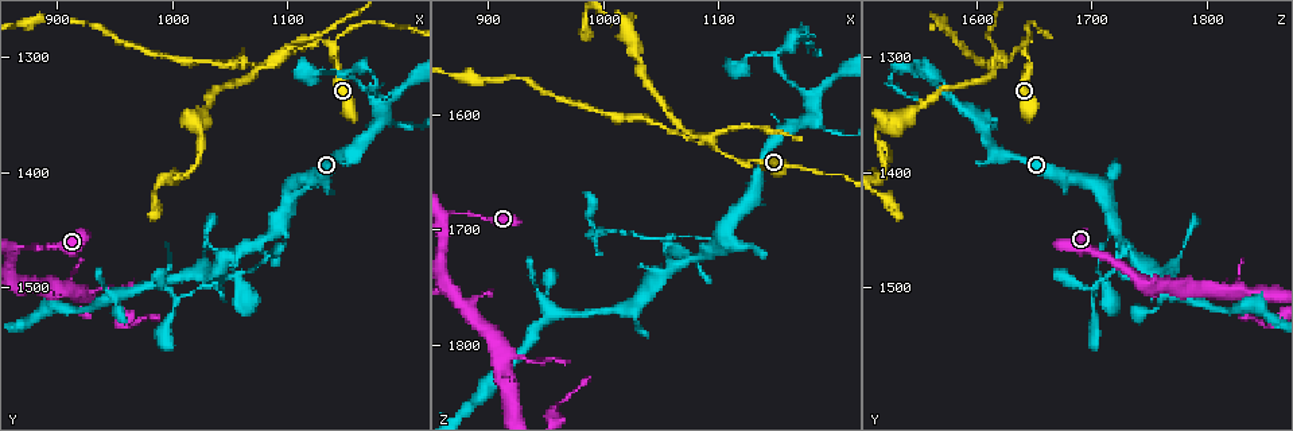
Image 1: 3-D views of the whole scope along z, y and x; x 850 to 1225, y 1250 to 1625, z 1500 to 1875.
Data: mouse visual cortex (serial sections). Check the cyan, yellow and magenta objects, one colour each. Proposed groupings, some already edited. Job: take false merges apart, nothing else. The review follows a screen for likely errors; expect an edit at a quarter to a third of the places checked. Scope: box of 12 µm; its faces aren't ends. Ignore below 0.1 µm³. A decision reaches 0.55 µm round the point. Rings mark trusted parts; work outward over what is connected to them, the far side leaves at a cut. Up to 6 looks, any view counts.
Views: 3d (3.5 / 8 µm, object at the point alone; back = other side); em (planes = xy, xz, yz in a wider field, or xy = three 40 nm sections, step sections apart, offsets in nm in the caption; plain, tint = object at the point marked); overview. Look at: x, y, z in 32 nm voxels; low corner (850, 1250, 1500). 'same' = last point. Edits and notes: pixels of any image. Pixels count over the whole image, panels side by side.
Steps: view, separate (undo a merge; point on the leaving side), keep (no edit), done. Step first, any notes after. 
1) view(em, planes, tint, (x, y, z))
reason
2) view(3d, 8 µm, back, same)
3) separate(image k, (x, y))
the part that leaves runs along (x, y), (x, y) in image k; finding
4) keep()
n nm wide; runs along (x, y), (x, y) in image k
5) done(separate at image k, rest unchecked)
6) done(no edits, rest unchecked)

view(3d, 3.5 µm, (1056, 1492, 1714))

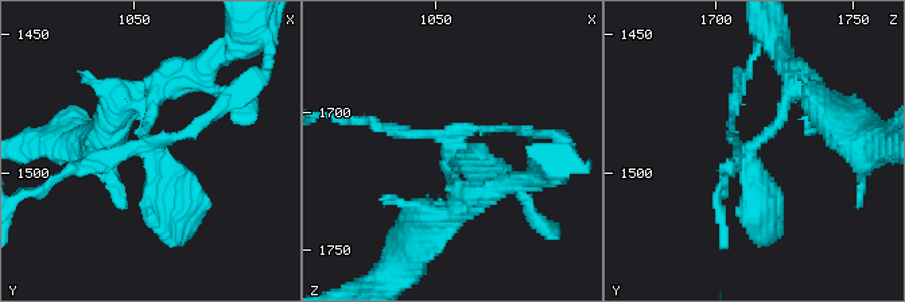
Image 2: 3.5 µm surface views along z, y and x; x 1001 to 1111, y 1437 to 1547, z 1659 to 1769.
view(em, xy, step 3, tint, (1056, 1490, 1711))

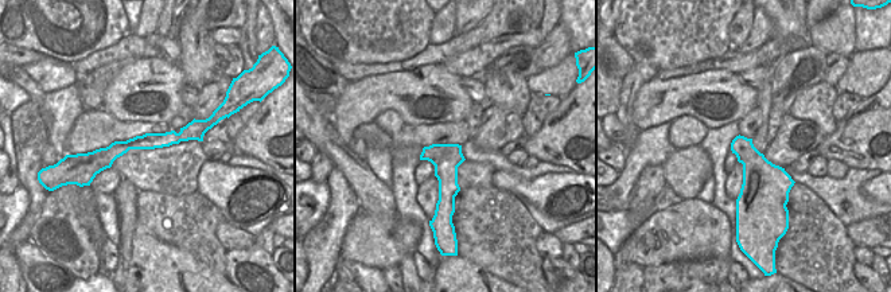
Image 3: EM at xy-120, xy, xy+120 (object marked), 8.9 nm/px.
keep()
runs along (167, 85), (147, 147), (69, 171) in image 2; all the same cell

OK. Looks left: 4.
view(3d, 3.5 µm, (1144, 1316, 1548))
thin neck

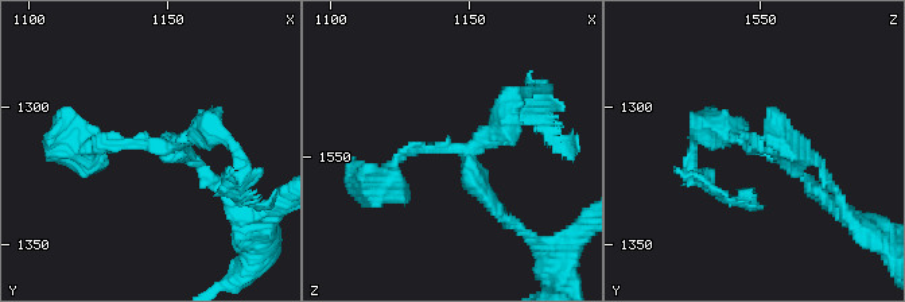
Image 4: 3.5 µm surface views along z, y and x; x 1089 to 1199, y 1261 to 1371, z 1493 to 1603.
view(em, xy, step 3, tint, (1143, 1314, 1548))

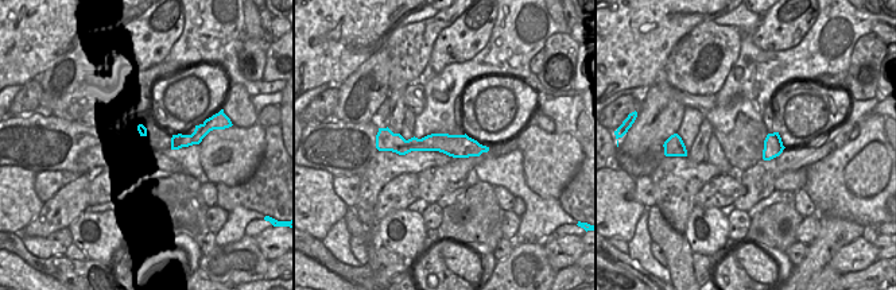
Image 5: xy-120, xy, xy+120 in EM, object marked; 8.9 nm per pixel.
keep()
runs along (387, 138), (399, 144), (483, 149) in image 5; all the same cell

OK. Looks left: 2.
view(3d, 3.5 µm, (1138, 1290, 1642))
arms part here

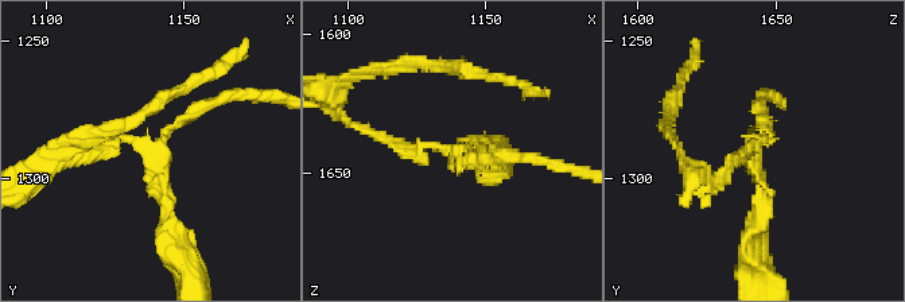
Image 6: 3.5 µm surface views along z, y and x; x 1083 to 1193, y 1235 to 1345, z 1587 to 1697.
view(em, xy, step 3, tint, (1140, 1290, 1642))
3 arms; arms of 150, 150, 200 nm; now the EM

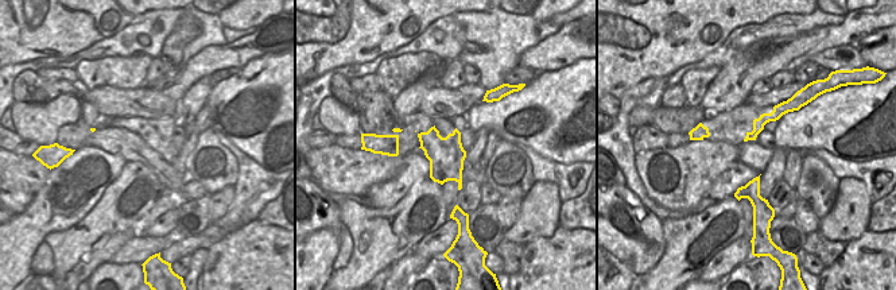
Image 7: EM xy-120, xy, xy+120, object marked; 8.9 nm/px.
keep()
320 nm wide; runs along (787, 108), (767, 118), (749, 136) in image 7; continuous, no second cell

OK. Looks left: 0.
done(no edits, rest unchecked)

